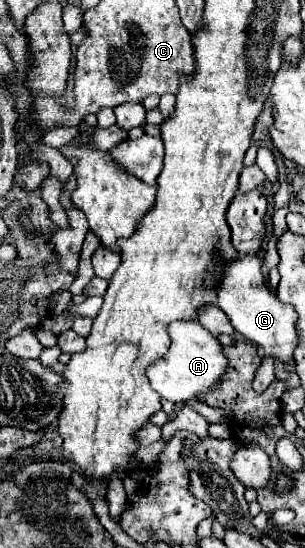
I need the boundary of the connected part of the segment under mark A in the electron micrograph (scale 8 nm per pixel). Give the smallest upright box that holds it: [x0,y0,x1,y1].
[147,321,227,403]

